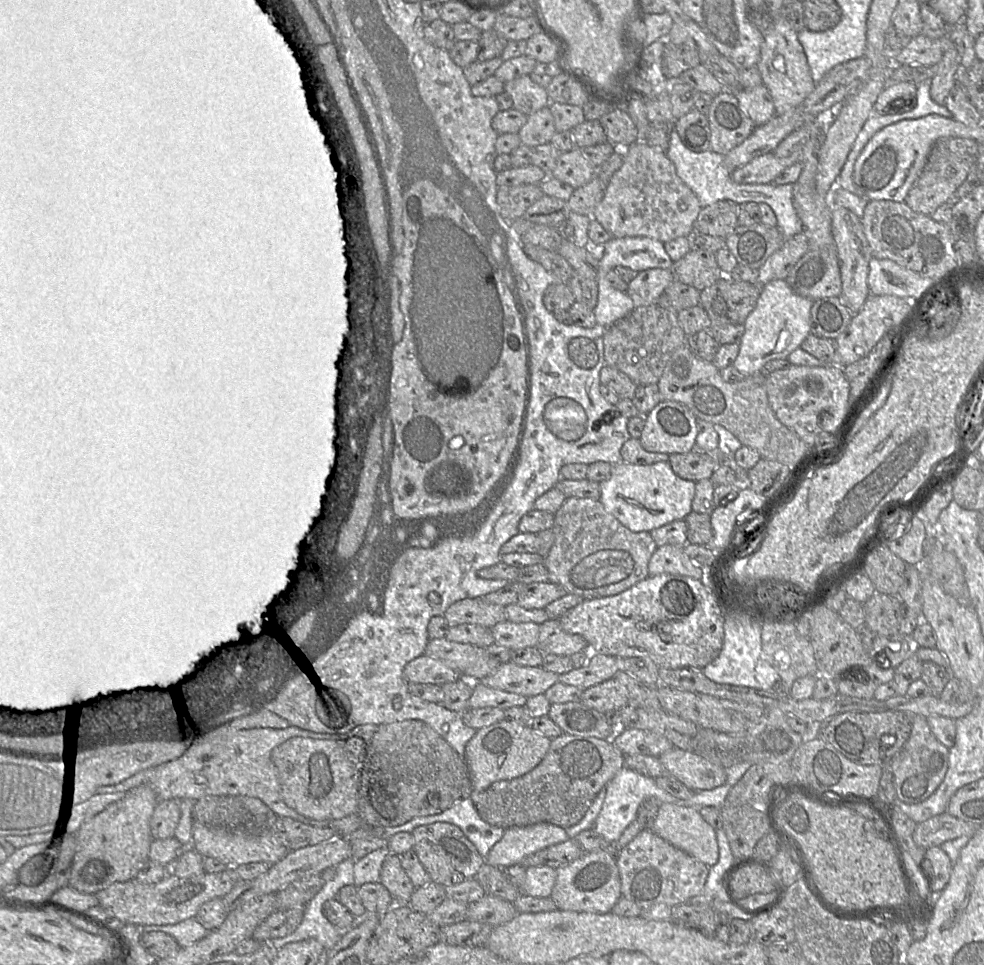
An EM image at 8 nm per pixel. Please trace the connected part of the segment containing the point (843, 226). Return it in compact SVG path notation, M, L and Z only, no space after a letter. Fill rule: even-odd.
M833 190L825 196L832 213L832 235L836 243L841 276L841 299L854 314L864 305L870 295L868 287L869 262L872 258L871 249L865 236L861 219L849 209L836 204L833 200Z

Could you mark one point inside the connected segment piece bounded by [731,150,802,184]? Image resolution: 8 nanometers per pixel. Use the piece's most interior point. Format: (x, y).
(764, 169)

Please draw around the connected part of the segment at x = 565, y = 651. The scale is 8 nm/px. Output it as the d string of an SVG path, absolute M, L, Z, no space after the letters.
M548 619L540 624L537 647L544 654L571 656L579 651L590 650L587 641L578 634L565 632L558 619Z

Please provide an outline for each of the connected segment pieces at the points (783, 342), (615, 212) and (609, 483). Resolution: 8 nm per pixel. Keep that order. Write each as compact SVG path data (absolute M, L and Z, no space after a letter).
M773 280L760 287L760 296L756 307L751 311L744 322L744 333L739 343L739 353L733 366L745 377L761 373L761 368L769 361L787 359L810 334L810 310L813 300L797 295L790 288L786 280Z
M640 140L623 150L623 164L607 183L604 196L595 208L592 219L598 221L613 238L649 237L666 243L678 237L687 237L693 230L701 209L697 196L679 178L675 165L666 153Z
M621 461L614 465L608 479L599 484L599 500L605 510L634 533L650 532L673 521L684 520L692 512L696 482L676 475L669 461L651 465Z

